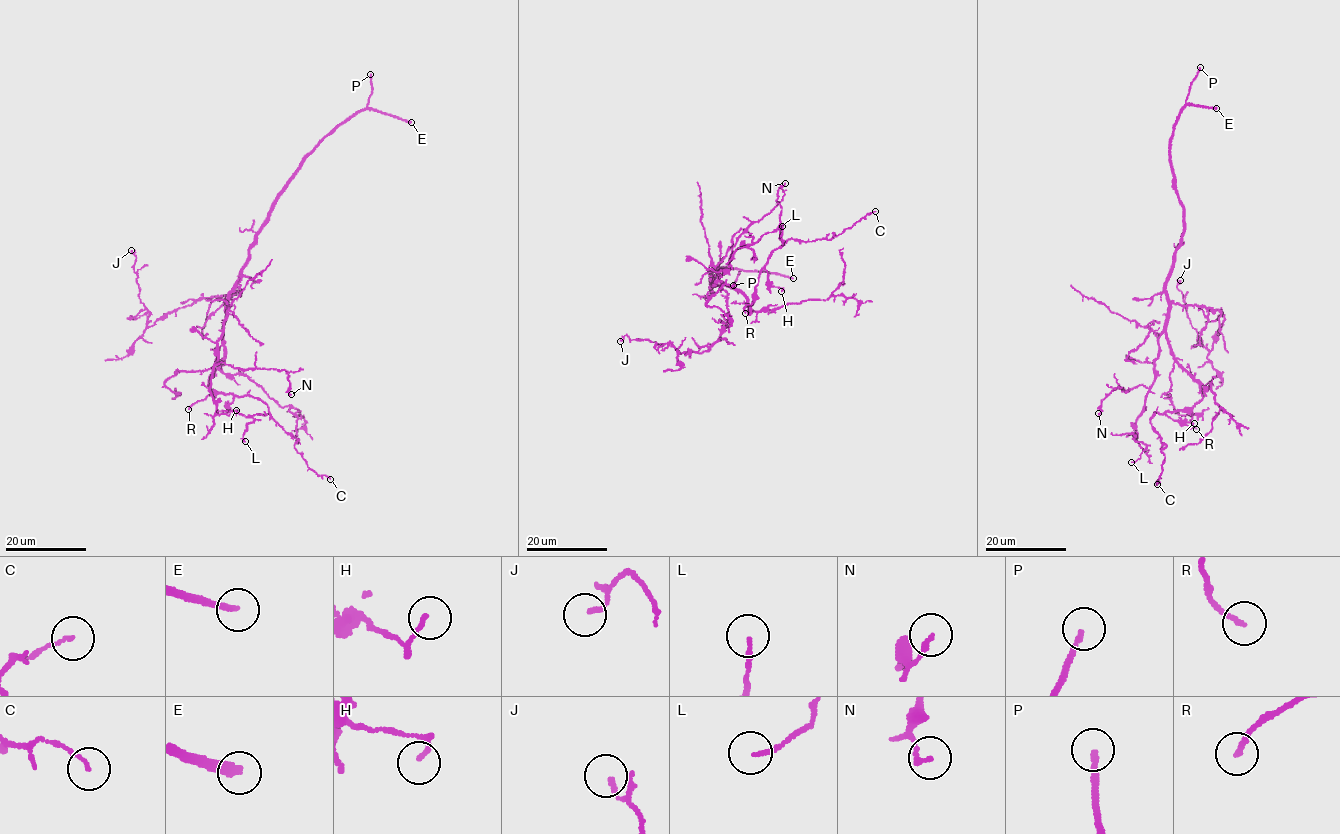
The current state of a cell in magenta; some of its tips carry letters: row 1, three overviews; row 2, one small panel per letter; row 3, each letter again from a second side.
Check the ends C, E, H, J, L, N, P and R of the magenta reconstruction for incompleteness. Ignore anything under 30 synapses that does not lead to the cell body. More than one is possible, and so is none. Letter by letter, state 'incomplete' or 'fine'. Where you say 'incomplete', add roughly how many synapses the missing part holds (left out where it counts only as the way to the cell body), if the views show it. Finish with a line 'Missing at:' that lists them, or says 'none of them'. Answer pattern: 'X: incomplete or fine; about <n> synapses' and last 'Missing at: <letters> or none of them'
C: fine
E: incomplete; about 130 synapses
H: fine
J: fine
L: fine
N: fine
P: incomplete
R: fine
Missing at: E, P

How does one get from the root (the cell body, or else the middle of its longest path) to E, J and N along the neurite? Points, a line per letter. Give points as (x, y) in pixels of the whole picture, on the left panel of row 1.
E: (230, 295), (272, 203), (306, 155), (340, 124), (366, 109), (411, 122)
J: (230, 295), (236, 286), (241, 290), (198, 298), (147, 327), (131, 250)
N: (230, 295), (215, 365), (224, 362), (243, 369), (284, 370), (288, 372), (291, 394)

